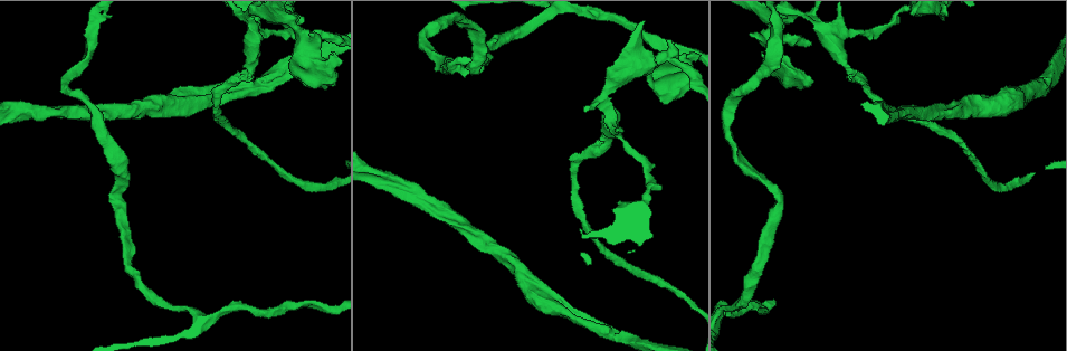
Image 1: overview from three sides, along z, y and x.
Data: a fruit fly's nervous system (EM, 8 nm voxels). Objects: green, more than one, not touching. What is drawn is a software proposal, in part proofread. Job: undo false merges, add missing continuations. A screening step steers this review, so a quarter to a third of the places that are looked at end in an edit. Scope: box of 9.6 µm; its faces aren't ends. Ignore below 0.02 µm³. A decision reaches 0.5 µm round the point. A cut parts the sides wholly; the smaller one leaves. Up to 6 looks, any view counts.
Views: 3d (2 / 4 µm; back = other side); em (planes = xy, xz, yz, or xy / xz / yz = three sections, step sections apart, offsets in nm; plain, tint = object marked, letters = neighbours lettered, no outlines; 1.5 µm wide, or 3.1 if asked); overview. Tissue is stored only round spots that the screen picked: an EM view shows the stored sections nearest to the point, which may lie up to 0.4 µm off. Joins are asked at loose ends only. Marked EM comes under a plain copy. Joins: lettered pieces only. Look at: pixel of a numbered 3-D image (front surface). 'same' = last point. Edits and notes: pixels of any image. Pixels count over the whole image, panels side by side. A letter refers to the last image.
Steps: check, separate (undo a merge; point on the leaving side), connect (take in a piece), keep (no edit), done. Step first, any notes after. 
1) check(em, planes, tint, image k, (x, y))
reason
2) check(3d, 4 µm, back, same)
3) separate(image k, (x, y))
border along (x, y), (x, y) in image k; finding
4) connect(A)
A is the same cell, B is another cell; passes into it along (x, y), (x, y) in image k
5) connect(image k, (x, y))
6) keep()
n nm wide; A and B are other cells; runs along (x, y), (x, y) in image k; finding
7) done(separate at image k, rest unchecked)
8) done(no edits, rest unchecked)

check(em, xz, step 8, tint, image 1, (523, 279))
sudden change in width

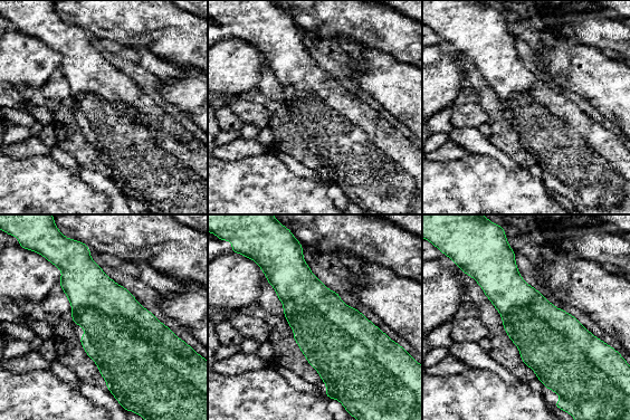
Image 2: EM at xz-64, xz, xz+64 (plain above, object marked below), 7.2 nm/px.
check(em, planes, tint, same)

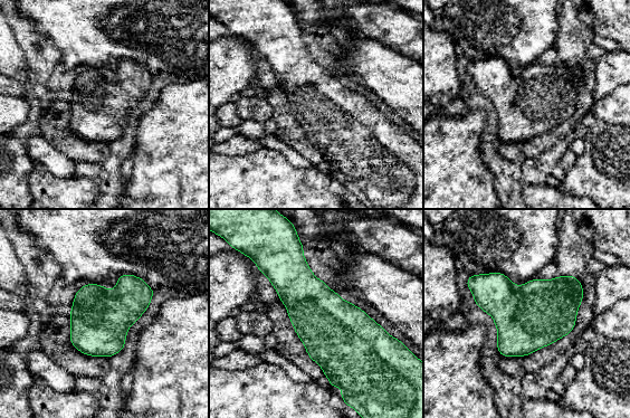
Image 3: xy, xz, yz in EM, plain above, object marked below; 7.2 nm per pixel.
check(em, planes, letters, same)
what lies round it

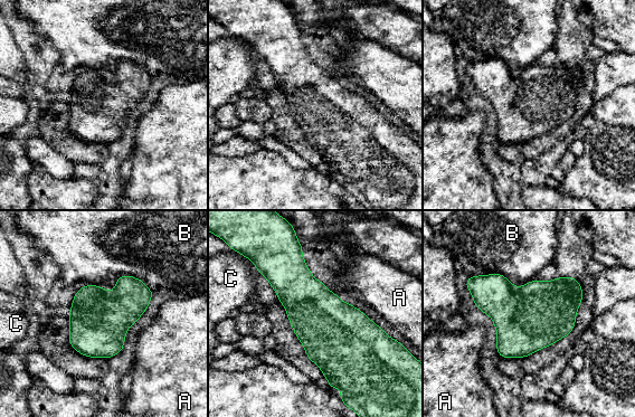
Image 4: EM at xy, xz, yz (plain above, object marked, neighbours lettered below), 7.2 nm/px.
keep()
A, B and C are other cells; border along (89, 284), (132, 275), (152, 292) in image 4; one neuron here

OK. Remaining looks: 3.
check(em, xz, step 4, tint, image 1, (811, 82))
stops while still wide

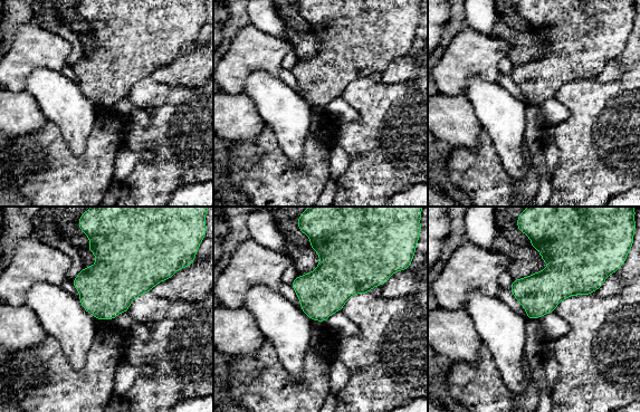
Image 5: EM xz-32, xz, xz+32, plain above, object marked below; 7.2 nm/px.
check(em, planes, letters, same)
cut it another way

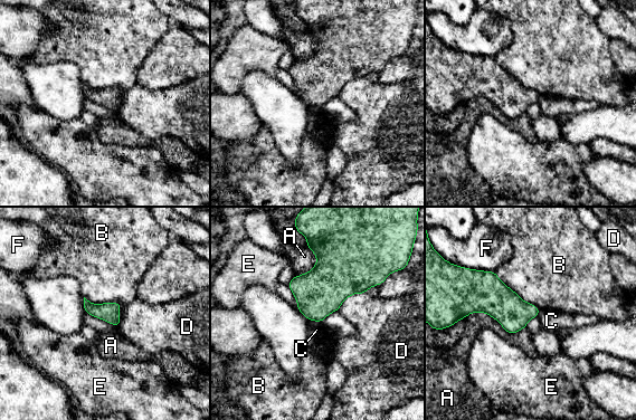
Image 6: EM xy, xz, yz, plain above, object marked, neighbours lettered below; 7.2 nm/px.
keep()
A, B, C, D, E and F are other cells; border along (309, 320), (322, 322) in image 6; none of them fits

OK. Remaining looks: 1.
done(no edits, rest unchecked)

